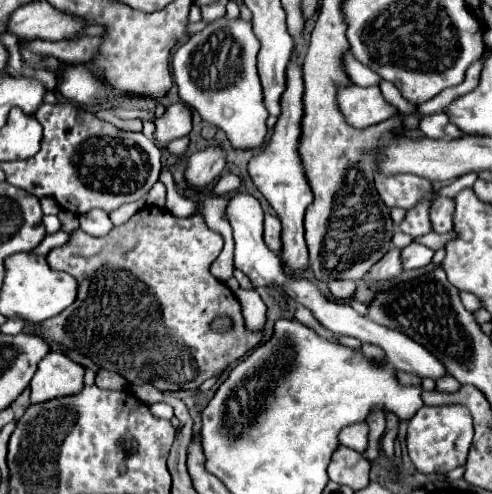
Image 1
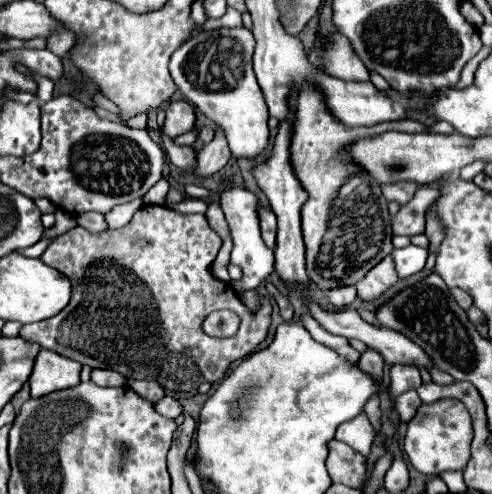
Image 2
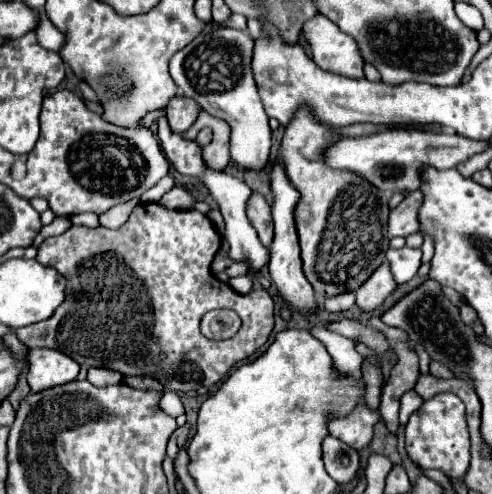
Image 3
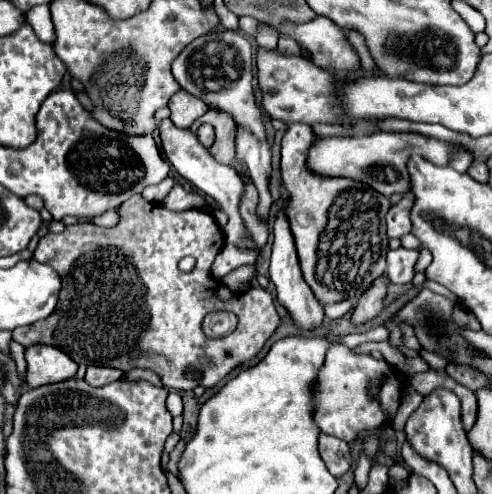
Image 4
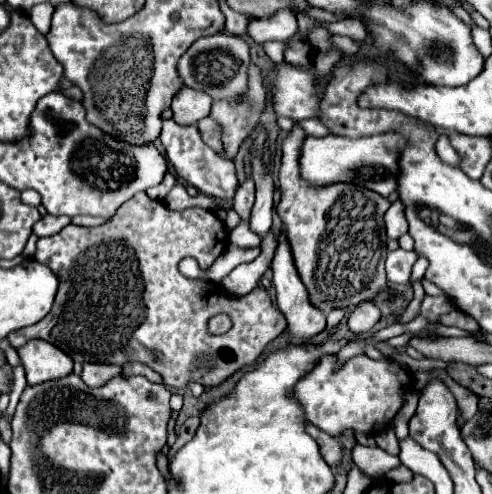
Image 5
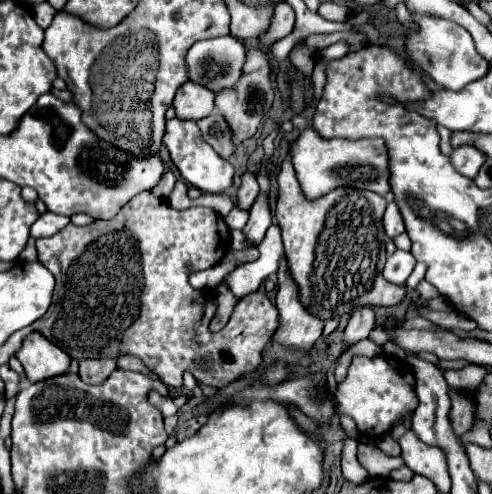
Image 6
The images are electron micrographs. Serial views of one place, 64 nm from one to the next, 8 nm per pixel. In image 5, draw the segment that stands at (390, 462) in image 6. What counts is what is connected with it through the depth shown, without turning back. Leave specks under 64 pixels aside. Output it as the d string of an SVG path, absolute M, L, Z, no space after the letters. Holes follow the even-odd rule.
M356 444L354 450L352 450L352 460L370 478L384 476L388 470L400 466L400 458L398 456L392 456L392 454L384 452L378 446L370 448L370 446Z

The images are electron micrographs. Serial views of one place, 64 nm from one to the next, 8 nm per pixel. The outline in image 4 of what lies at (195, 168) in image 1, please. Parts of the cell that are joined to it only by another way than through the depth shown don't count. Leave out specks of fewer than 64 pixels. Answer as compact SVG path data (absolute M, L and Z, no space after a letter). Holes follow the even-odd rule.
M208 110L200 120L192 124L192 130L196 130L202 122L208 122L216 128L216 144L210 148L214 158L222 164L232 164L236 158L236 132L238 132L232 116L228 116L228 112Z

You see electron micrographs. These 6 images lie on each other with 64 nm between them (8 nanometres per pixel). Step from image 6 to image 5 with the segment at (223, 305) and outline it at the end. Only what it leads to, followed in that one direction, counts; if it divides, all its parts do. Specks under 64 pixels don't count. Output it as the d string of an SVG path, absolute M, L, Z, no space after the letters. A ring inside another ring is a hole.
M218 314L208 322L208 328L210 328L212 334L222 334L230 328L230 318L226 314Z

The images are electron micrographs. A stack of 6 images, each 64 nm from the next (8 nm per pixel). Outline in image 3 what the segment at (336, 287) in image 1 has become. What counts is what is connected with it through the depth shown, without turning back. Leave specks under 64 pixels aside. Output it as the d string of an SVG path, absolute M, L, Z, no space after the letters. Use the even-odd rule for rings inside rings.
M346 292L346 294L340 294L340 296L328 298L328 300L324 302L324 308L326 308L330 314L338 314L338 312L348 310L352 304L354 304L354 294L352 294L352 292Z

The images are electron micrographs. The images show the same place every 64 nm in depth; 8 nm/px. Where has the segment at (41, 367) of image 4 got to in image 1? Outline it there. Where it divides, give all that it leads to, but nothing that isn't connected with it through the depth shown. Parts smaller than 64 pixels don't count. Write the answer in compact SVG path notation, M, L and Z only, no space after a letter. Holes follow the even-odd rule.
M50 352L40 360L38 370L30 382L32 404L52 400L56 396L76 394L82 390L84 366L60 352Z

